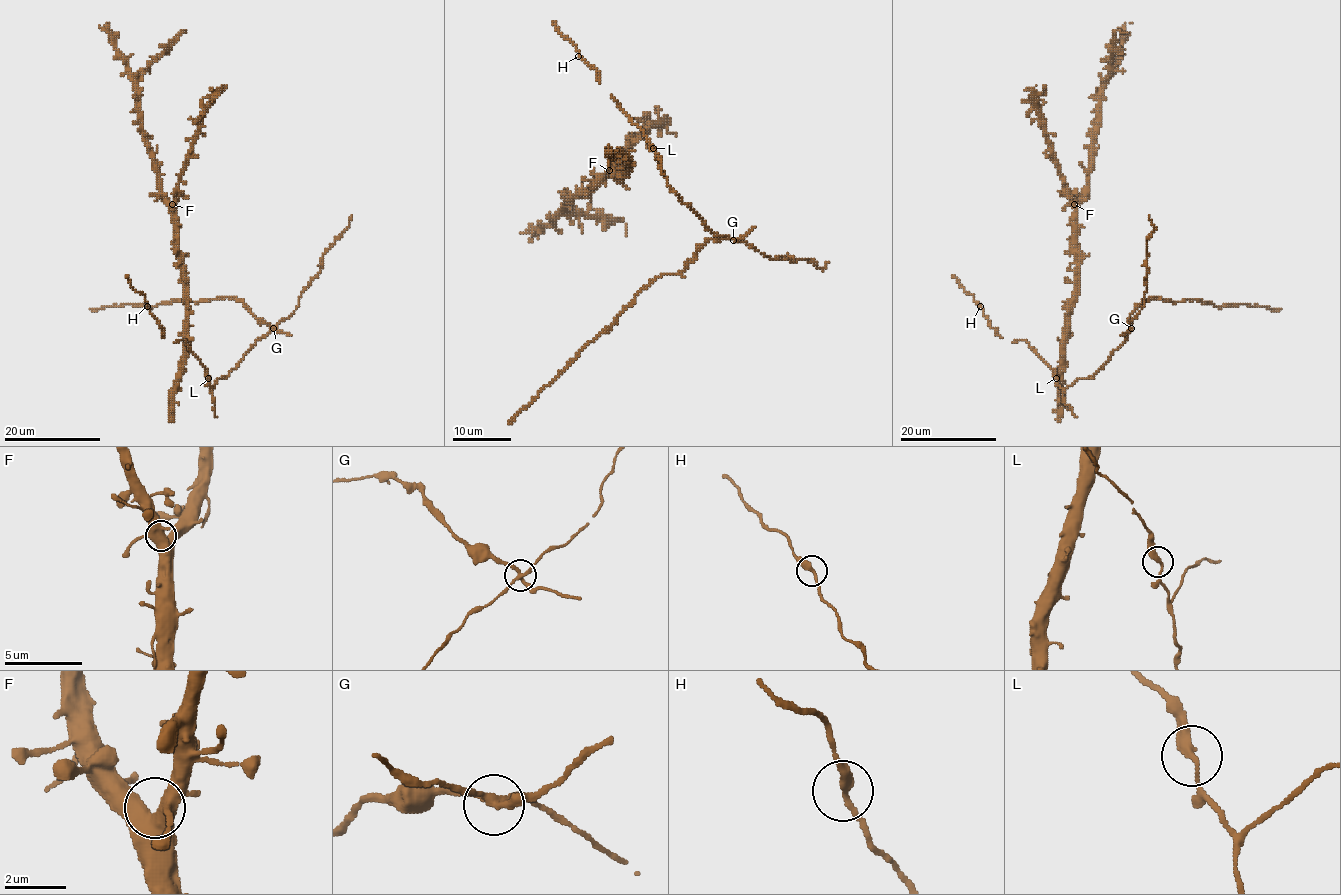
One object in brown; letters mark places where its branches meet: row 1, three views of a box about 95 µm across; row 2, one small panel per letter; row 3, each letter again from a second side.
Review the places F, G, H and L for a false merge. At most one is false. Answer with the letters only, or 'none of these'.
G

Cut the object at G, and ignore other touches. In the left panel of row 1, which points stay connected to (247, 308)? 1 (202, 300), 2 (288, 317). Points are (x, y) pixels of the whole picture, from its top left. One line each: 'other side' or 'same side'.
1: same side
2: other side

